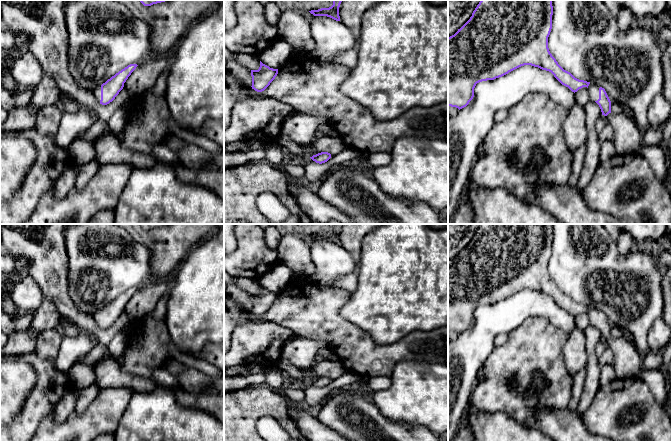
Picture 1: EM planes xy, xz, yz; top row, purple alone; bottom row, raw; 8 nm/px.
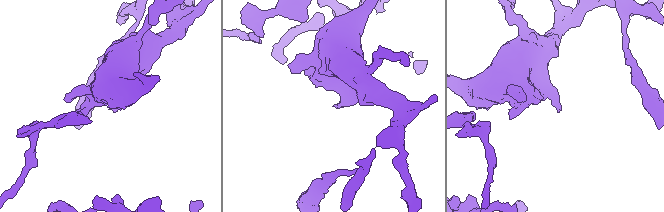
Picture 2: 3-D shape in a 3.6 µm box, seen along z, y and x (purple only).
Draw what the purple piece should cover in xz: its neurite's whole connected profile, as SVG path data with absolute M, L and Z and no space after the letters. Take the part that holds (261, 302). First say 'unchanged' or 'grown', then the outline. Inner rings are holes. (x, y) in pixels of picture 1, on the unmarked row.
unchanged | M260 285L258 294L251 294L252 313L257 316L264 315L278 298L278 293L270 292Z

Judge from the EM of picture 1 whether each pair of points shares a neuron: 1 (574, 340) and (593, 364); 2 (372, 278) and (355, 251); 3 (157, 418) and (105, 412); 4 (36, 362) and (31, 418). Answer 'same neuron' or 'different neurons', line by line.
1: different neurons
2: different neurons
3: different neurons
4: same neuron

